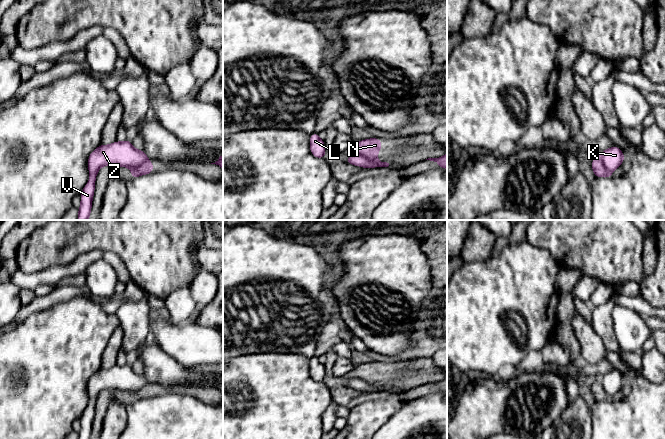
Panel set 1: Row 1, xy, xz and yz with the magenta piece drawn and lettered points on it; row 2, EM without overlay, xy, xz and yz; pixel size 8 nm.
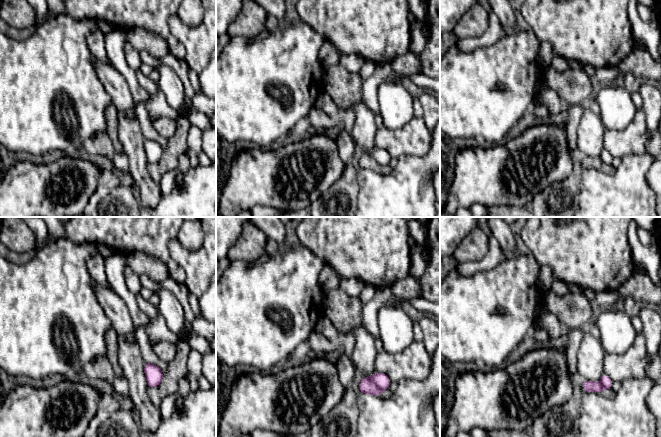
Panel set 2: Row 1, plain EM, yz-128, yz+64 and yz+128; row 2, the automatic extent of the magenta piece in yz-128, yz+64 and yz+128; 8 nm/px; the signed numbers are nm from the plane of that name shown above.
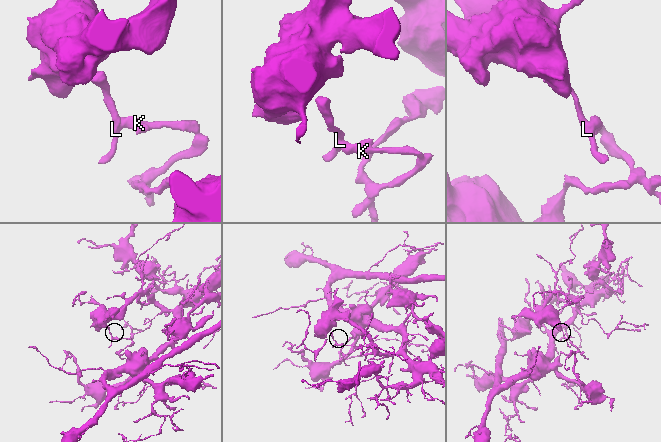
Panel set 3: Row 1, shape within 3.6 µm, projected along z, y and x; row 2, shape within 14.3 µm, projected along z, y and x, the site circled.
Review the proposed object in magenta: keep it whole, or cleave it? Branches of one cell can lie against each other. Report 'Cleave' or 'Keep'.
Cleave

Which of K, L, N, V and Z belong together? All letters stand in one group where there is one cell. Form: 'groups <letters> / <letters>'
groups K L V Z / N

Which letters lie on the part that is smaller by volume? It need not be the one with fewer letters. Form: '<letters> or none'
N

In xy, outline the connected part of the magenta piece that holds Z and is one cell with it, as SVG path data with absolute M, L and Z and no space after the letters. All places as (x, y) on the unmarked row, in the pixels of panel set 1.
M130 363L122 366L115 365L110 369L100 368L91 376L87 385L90 401L80 418L81 430L78 439L90 439L96 400L101 391L112 389L134 392L148 384L146 377L143 374L136 374Z

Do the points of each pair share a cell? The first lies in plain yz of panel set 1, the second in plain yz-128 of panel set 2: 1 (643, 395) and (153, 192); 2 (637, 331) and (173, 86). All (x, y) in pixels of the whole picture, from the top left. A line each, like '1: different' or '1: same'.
1: different
2: same

